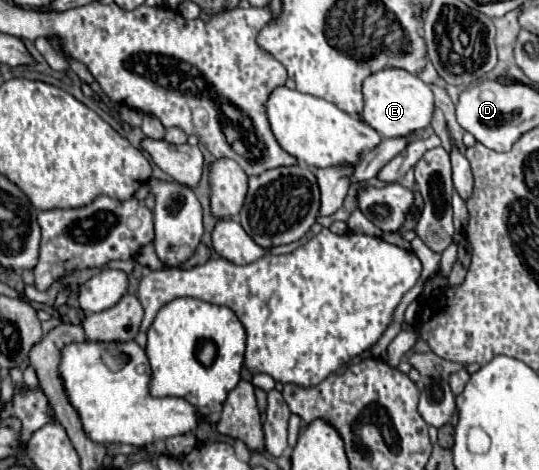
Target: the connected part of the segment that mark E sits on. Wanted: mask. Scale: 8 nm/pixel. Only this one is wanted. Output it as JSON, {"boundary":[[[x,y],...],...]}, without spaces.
{"boundary":[[[381,70],[381,72],[371,74],[363,82],[363,98],[365,98],[365,110],[363,110],[361,118],[385,138],[405,138],[405,136],[413,136],[413,134],[423,132],[431,124],[433,110],[435,110],[431,88],[419,76],[407,74],[405,70]]]}

